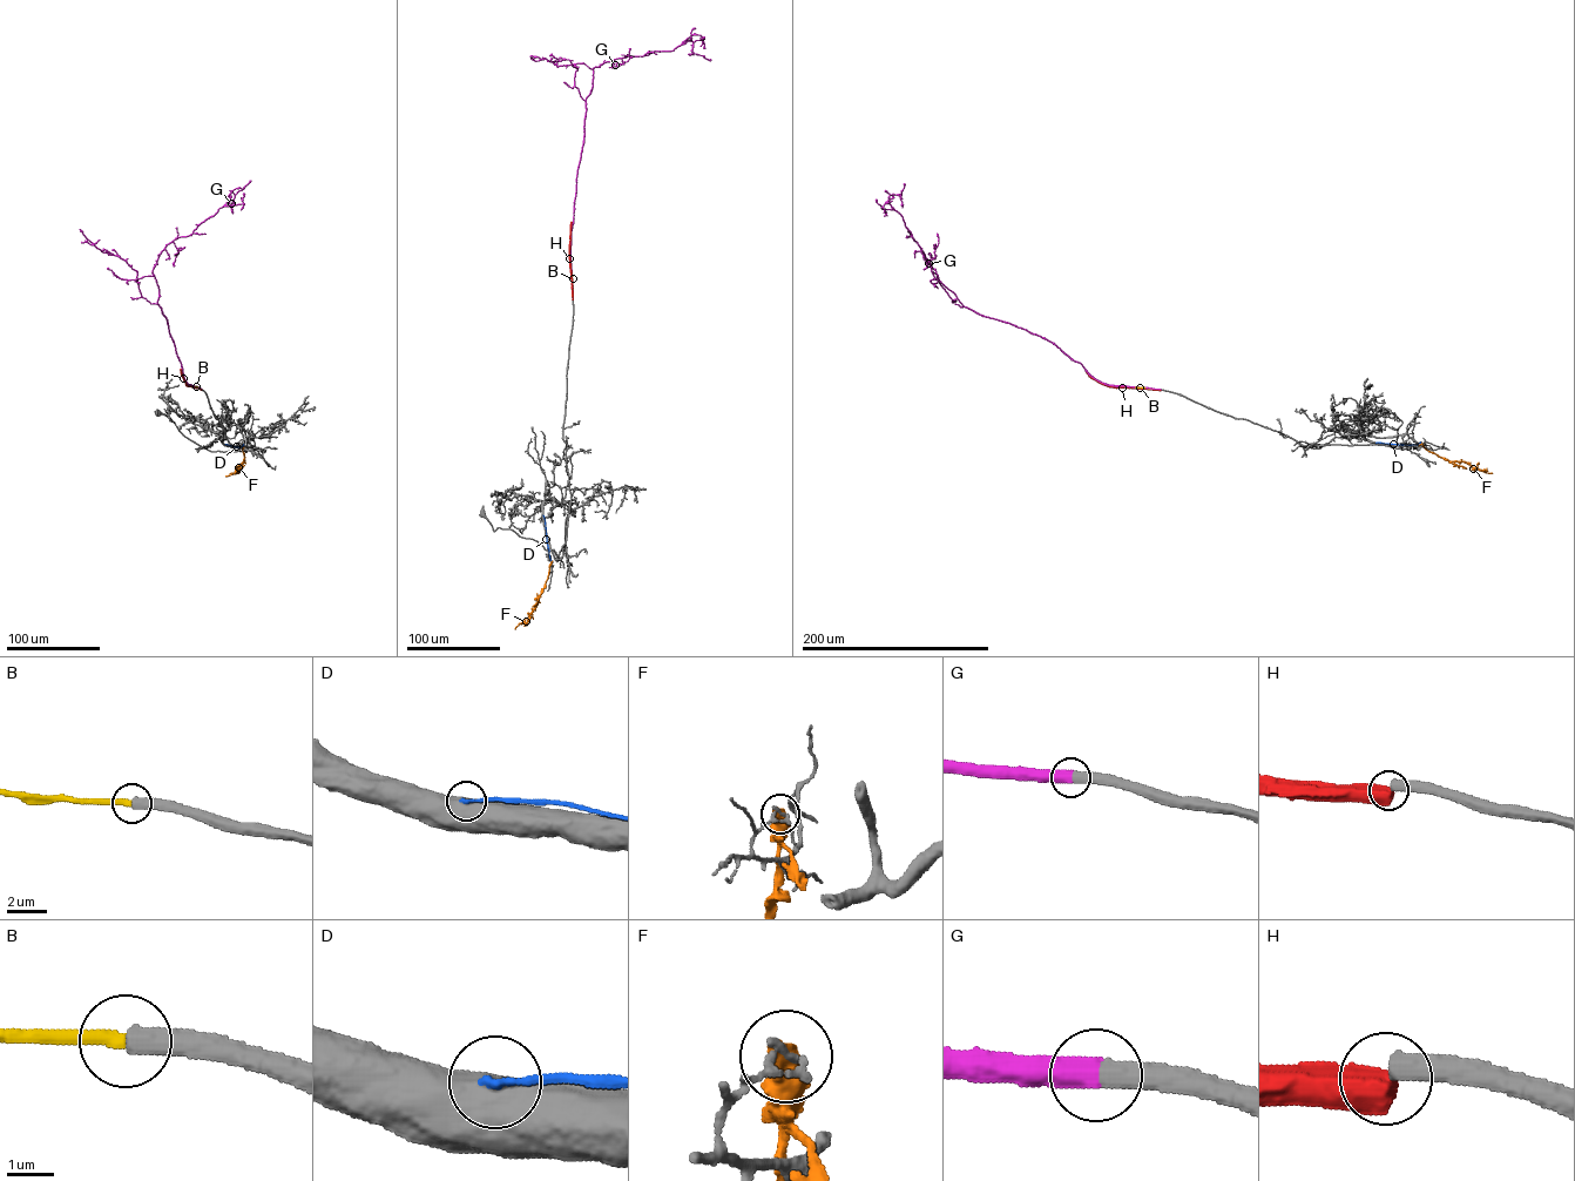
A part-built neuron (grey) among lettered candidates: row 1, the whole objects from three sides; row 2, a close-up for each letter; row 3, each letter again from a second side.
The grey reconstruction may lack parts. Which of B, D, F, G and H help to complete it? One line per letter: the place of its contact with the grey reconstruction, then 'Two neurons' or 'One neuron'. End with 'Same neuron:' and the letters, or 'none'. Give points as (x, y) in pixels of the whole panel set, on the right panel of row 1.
B: Touches grey at (1161, 390). Two neurons
D: Touches grey at (1376, 443). Two neurons
F: Touches grey at (1420, 441). Two neurons
G: Touches grey at (1161, 390). One neuron
H: Touches grey at (1161, 390). Two neurons
Same neuron: G

